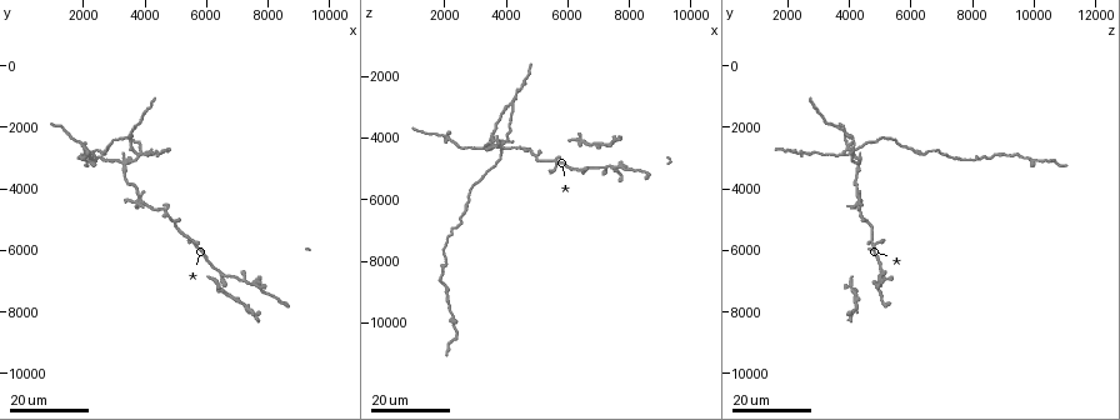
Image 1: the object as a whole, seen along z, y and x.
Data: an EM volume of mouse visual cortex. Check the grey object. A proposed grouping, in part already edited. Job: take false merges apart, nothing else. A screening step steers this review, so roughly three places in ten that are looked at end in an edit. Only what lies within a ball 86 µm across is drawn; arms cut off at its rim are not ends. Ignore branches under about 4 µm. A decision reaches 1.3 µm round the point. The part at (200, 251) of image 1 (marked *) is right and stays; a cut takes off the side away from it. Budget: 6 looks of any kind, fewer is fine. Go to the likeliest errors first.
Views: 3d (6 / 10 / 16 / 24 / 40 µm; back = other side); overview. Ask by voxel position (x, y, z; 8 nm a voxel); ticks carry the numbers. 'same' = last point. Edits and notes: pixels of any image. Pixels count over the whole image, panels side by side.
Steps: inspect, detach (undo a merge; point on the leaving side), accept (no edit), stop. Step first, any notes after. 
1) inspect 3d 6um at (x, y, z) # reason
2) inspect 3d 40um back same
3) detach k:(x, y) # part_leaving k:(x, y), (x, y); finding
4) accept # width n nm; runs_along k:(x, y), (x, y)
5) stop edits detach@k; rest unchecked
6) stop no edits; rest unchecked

inspect 3d 16um at (3900, 4200, 4300) # four arms meet

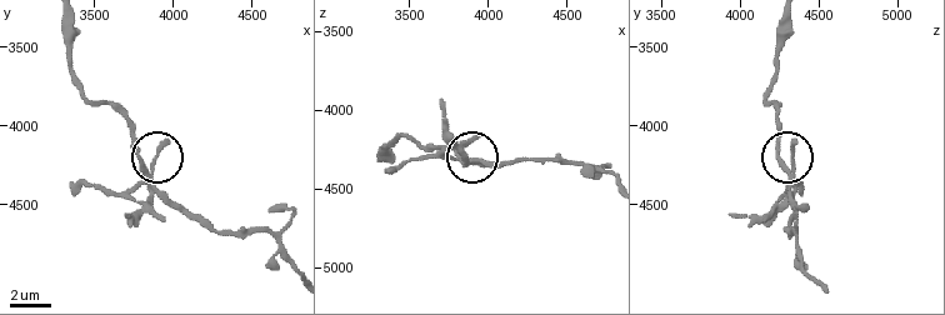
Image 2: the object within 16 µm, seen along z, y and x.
inspect 3d 6um at (3840, 4320, 4320)

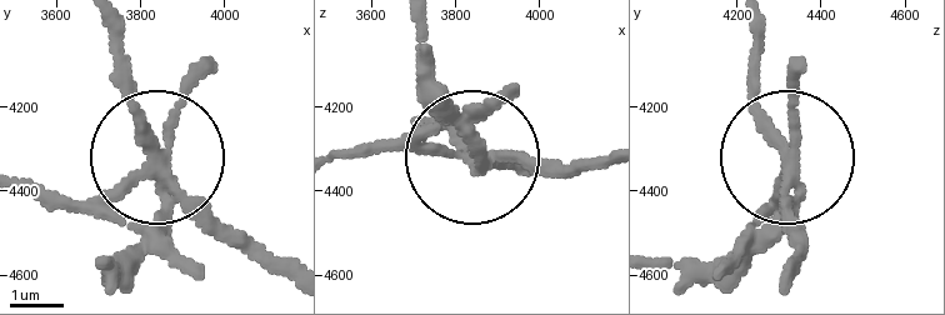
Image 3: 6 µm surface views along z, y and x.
detach 3:(163, 239) # part_leaving 3:(161, 168), (85, 195), (31, 195); a second neuron is stuck on

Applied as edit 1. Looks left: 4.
inspect 3d 24um at (7800, 7300, 4900) # three-way junction

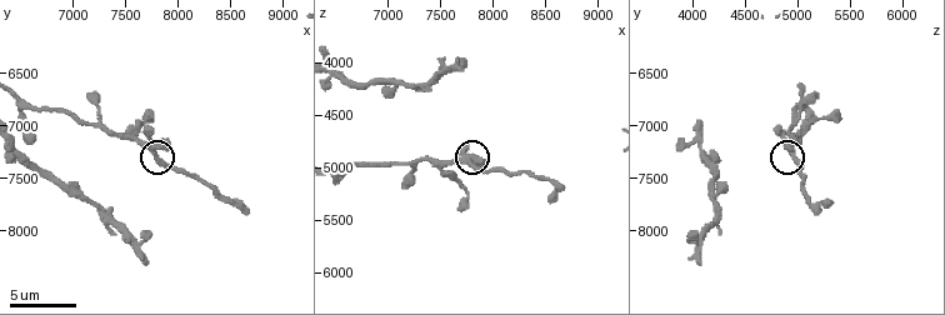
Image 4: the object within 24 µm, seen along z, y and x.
inspect 3d 10um at (7780, 7240, 4960)

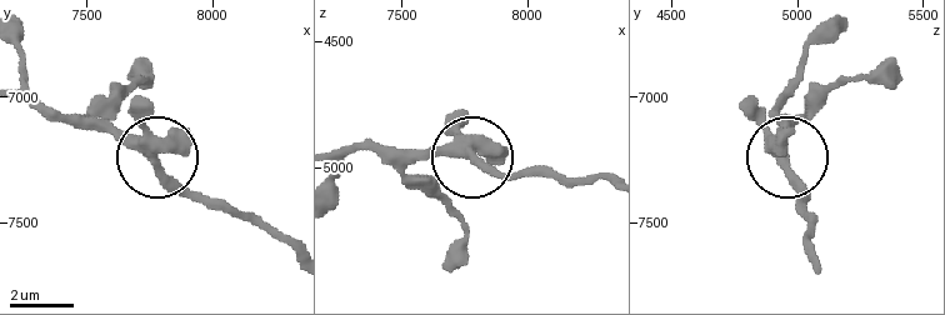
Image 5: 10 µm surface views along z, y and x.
accept # side_arm 10 um; runs_along 5:(339, 150), (388, 145), (466, 153), (493, 171), (523, 178); one neuron here

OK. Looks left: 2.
stop edits detach@3; rest unchecked

